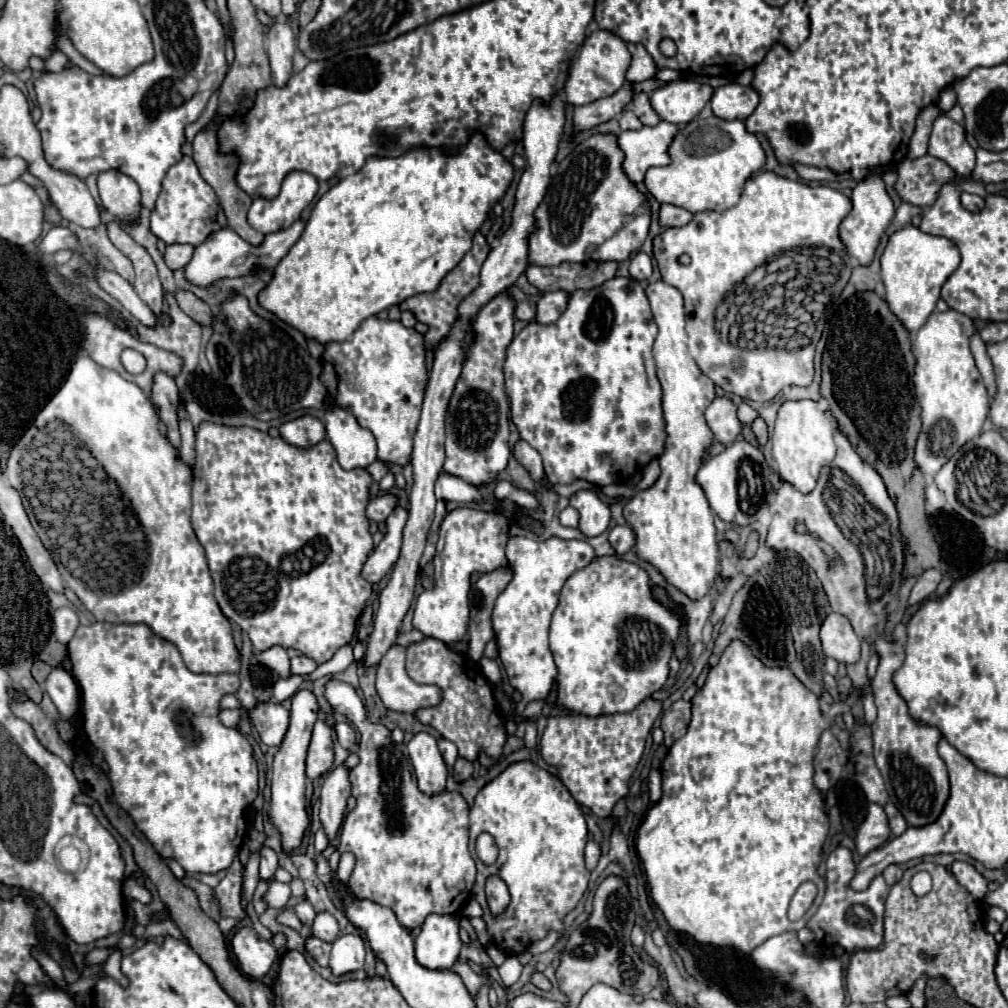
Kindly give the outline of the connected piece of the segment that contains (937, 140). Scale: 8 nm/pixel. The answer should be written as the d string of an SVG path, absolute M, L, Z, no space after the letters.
M946 114L938 116L934 122L928 154L944 160L962 176L970 176L976 164L976 154L974 154L974 148L966 140L964 126L954 122Z

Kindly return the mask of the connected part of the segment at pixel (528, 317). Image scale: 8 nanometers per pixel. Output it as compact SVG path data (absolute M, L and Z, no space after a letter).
M532 300L518 302L518 306L516 306L516 318L524 320L524 322L532 322L536 318L536 304Z

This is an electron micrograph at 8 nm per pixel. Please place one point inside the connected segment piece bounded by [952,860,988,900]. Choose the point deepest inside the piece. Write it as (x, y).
(968, 876)

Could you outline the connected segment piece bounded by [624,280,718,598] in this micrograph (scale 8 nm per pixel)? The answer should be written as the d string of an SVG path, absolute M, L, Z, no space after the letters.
M658 280L648 284L646 296L652 306L654 322L658 324L658 334L654 340L654 358L658 366L658 380L662 384L664 396L662 396L662 410L664 410L664 452L658 456L660 462L660 476L658 480L640 492L636 492L628 504L624 506L624 518L628 526L636 532L636 552L640 558L652 562L670 584L680 588L690 598L702 598L712 588L716 576L718 576L718 538L714 528L714 514L710 510L710 504L706 500L706 494L702 492L702 486L696 482L696 472L704 464L704 458L708 456L714 434L706 424L704 410L708 404L716 398L714 382L702 374L702 370L696 366L694 358L688 352L686 346L686 330L684 330L684 298L678 288Z

